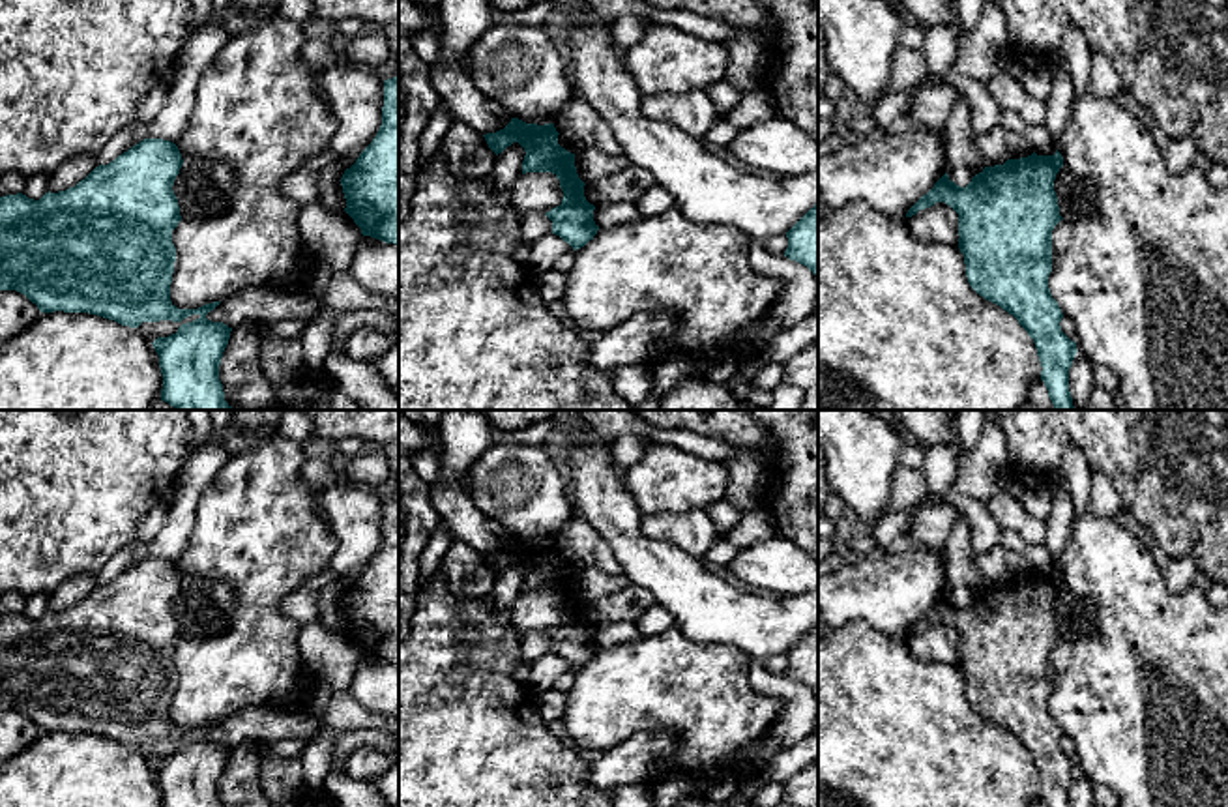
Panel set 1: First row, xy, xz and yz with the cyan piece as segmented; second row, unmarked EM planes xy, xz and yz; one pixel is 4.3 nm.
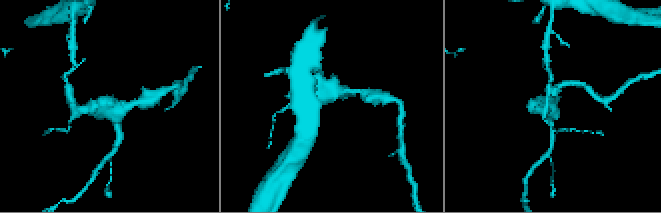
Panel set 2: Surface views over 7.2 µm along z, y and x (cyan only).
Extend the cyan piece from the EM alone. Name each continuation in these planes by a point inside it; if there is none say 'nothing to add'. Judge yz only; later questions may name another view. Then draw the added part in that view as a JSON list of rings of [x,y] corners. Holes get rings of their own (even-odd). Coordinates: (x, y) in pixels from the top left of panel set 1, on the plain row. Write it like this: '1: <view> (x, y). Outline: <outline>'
nothing to add

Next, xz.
nothing to add

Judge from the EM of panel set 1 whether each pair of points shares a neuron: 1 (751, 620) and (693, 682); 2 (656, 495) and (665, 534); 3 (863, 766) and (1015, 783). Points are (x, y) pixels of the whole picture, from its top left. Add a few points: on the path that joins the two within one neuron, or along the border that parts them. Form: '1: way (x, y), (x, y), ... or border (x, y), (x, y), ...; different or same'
1: border (686, 637), (697, 643), (738, 646), (749, 658); different
2: border (704, 508), (643, 515); different
3: way (901, 785), (978, 785); same

